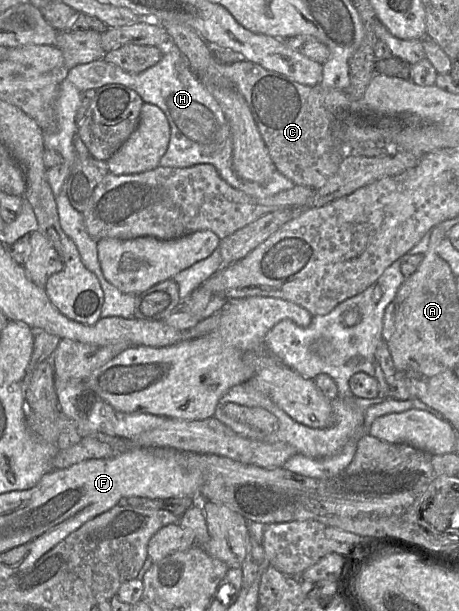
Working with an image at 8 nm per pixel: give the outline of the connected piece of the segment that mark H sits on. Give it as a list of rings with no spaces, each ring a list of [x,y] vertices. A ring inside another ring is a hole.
[[[168,46],[159,62],[141,73],[129,73],[99,59],[71,68],[66,79],[81,92],[97,90],[107,84],[121,84],[137,92],[144,103],[159,107],[166,115],[171,131],[167,151],[159,162],[160,167],[186,168],[210,164],[227,184],[255,197],[272,196],[295,185],[279,171],[265,184],[243,180],[236,174],[232,165],[233,140],[227,119],[217,100],[176,47]]]

